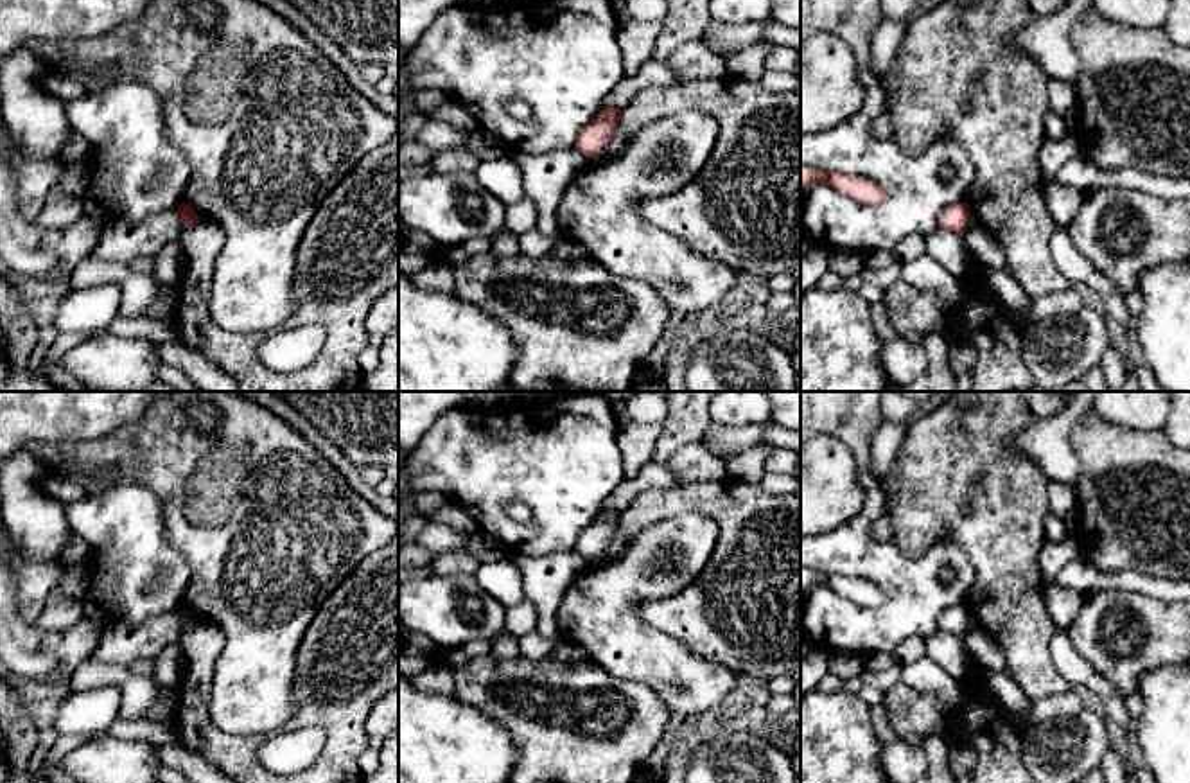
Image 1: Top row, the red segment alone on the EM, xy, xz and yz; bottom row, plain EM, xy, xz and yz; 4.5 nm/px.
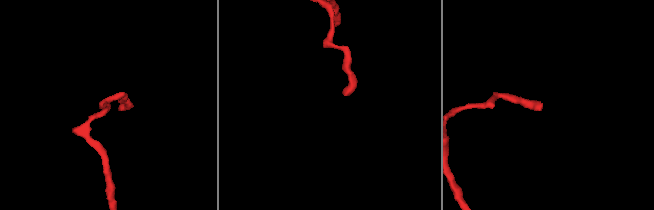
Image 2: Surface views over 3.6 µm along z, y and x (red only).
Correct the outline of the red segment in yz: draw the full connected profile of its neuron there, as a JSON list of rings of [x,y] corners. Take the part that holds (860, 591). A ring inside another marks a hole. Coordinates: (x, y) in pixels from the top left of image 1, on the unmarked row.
[[[801,567],[801,591],[809,593],[817,585],[826,585],[863,607],[878,607],[885,602],[883,589],[872,582],[842,575],[822,575],[818,571]]]

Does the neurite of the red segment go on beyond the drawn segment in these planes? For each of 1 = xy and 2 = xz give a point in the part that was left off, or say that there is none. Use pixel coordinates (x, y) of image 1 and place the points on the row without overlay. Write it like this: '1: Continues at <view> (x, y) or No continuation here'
1: No continuation here
2: No continuation here

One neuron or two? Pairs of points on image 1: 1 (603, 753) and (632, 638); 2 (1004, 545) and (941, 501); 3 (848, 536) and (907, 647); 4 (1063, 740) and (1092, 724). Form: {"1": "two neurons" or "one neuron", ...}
{"1": "two neurons", "2": "one neuron", "3": "two neurons", "4": "one neuron"}

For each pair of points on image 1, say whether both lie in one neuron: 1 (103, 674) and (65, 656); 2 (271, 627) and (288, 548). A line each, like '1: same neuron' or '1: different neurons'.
1: different neurons
2: same neuron

